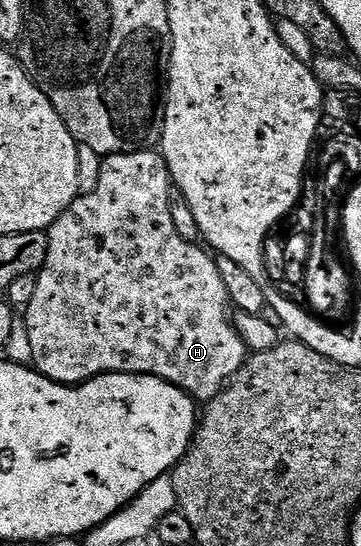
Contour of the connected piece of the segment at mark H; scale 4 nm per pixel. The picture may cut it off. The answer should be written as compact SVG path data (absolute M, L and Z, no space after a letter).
M145 149L137 152L124 152L102 159L99 170L99 184L91 194L78 195L77 199L63 210L63 214L47 229L49 245L47 258L41 271L36 273L37 285L35 298L31 298L29 307L24 309L25 336L29 339L29 352L33 355L32 367L42 376L51 378L60 384L84 384L96 376L105 376L109 372L130 372L140 376L157 376L177 388L182 388L194 401L208 402L215 399L233 379L233 375L247 359L247 349L243 338L231 319L231 305L227 298L227 289L223 286L223 278L219 278L216 259L200 243L185 241L175 230L174 219L171 218L169 195L171 193L171 177L165 157L160 151Z

